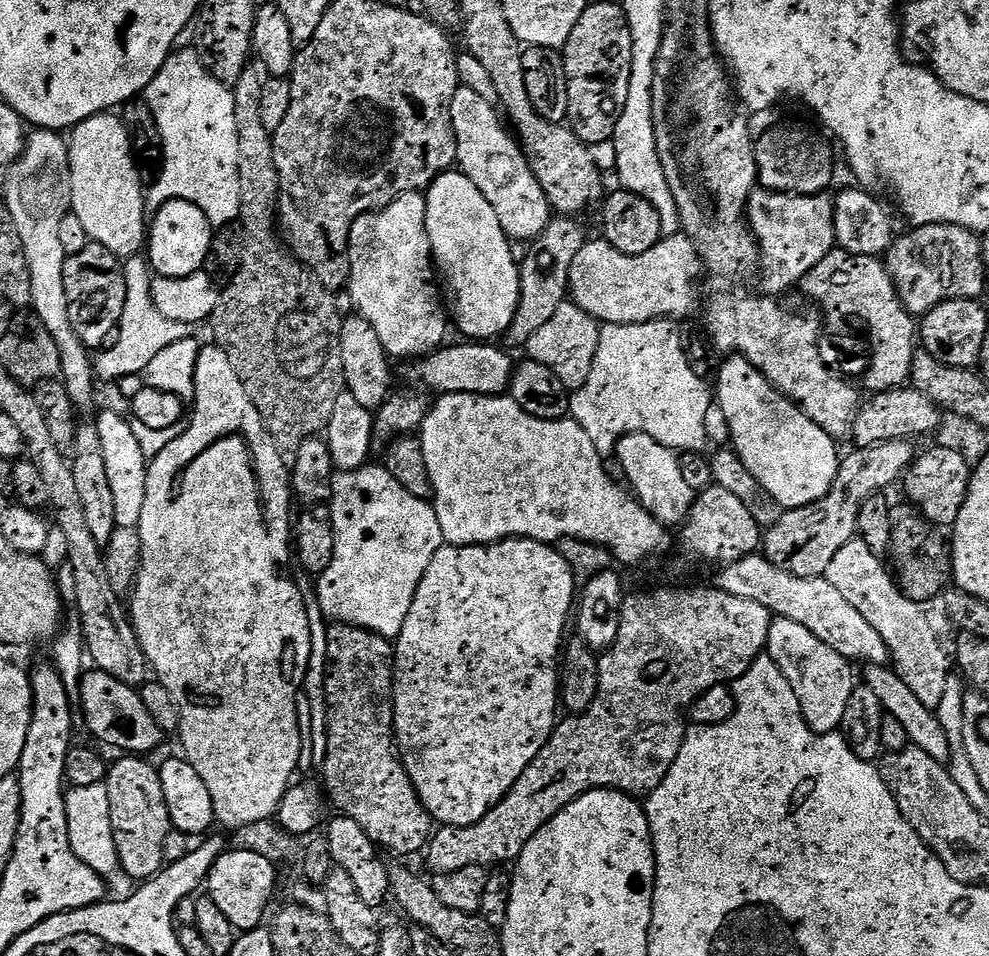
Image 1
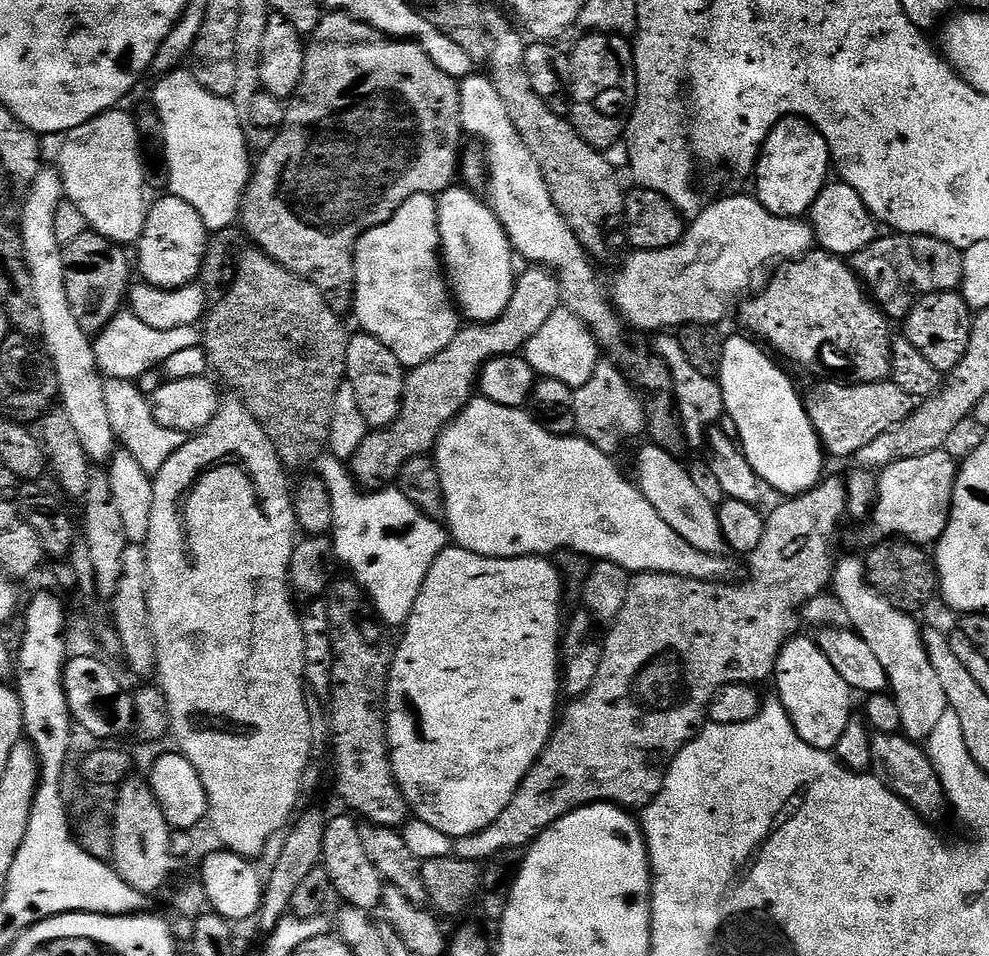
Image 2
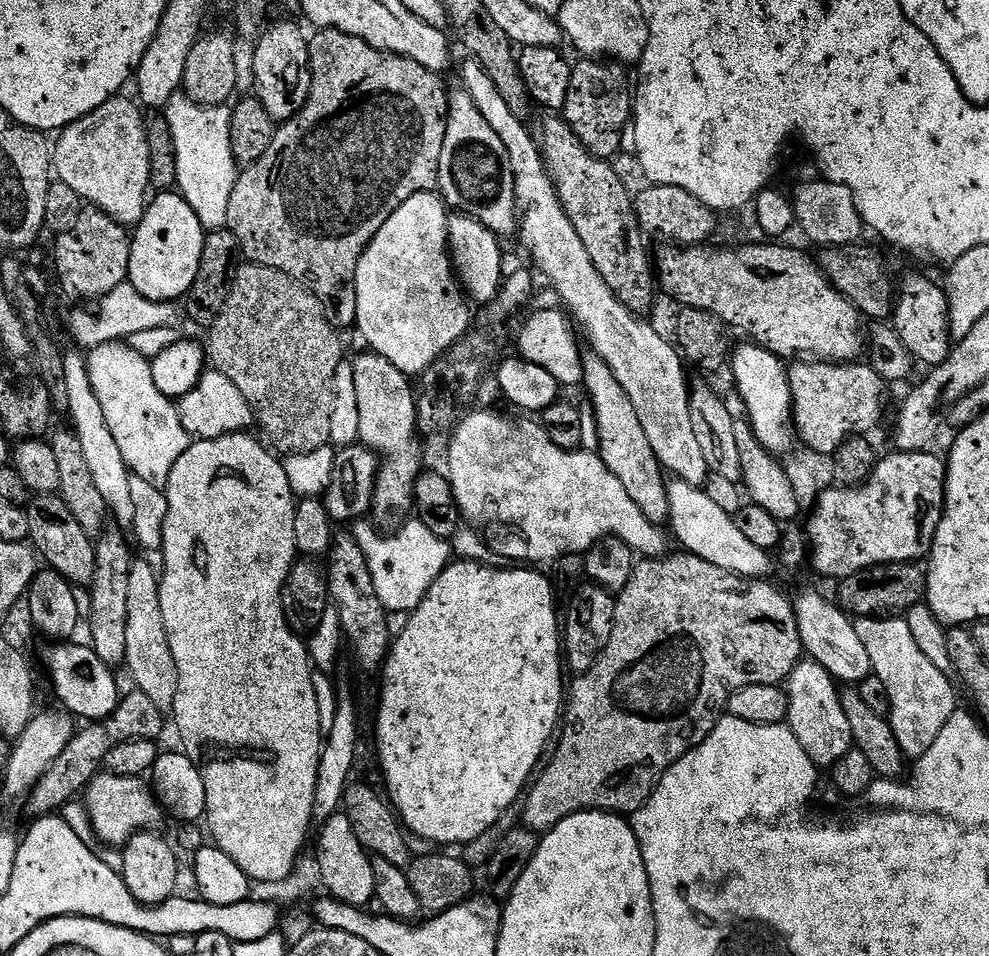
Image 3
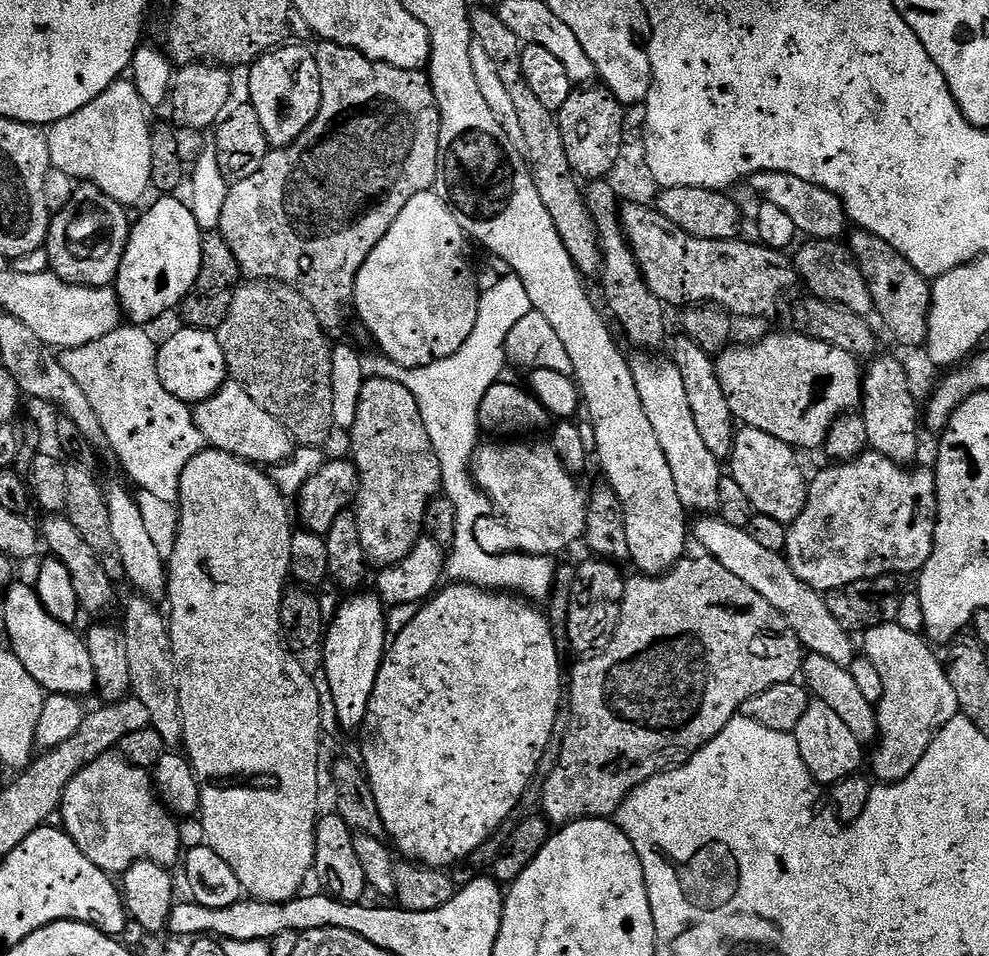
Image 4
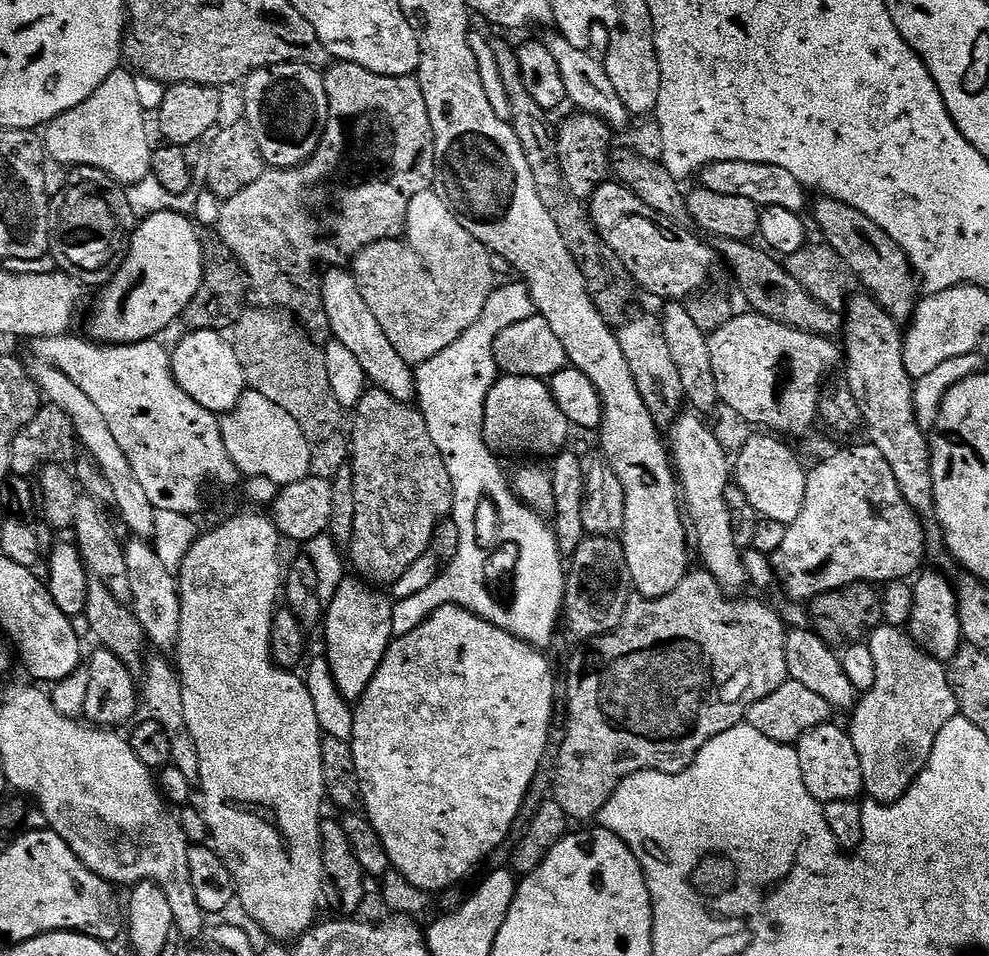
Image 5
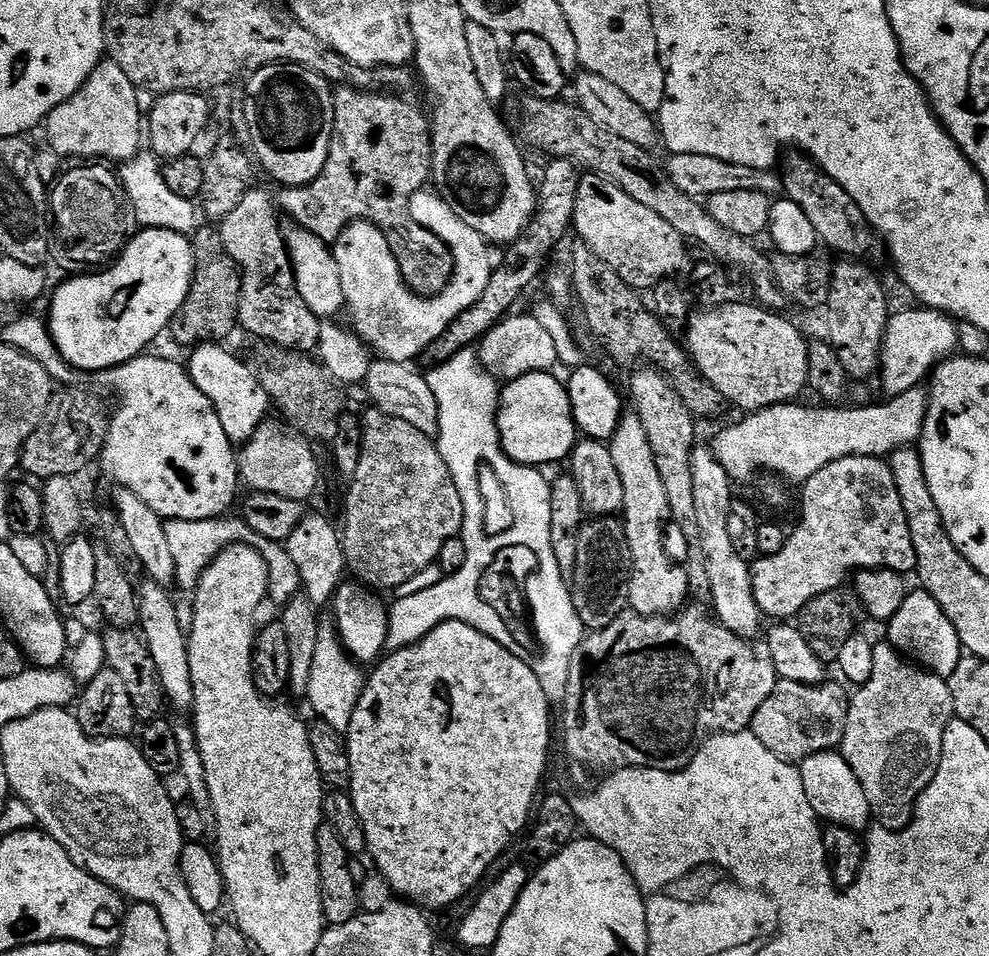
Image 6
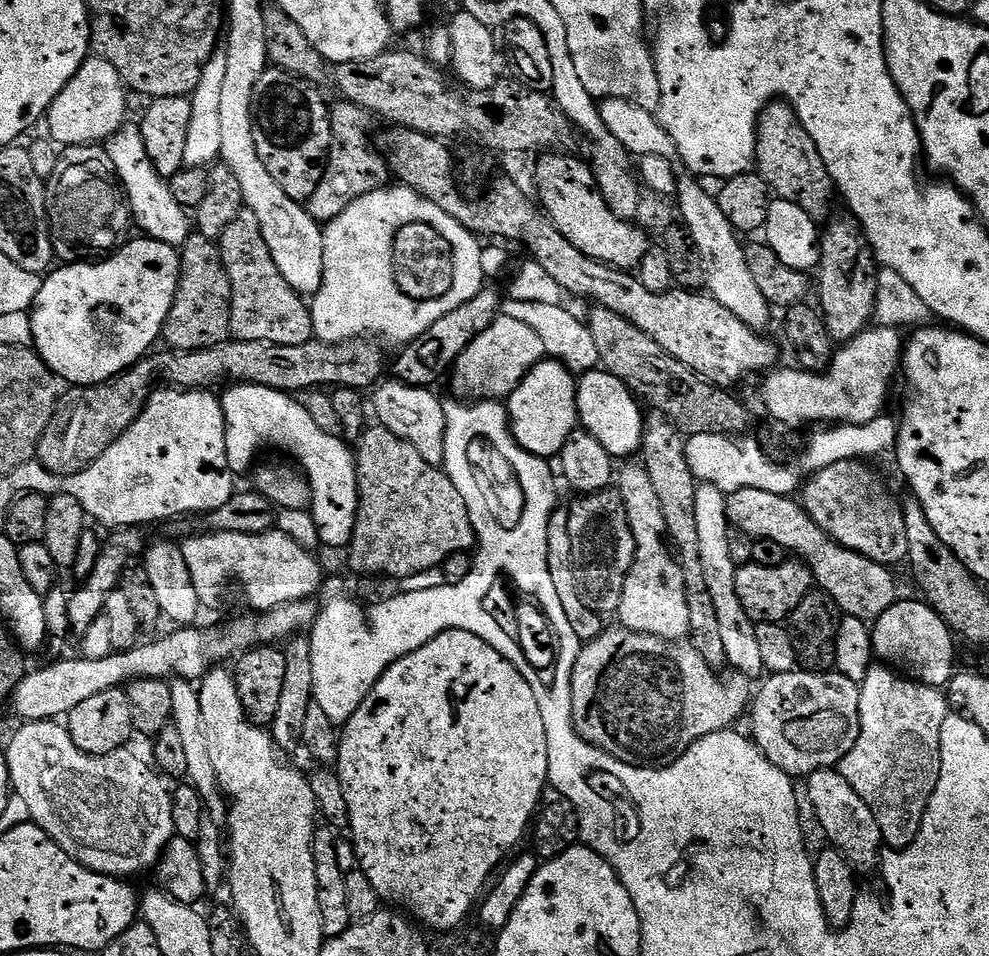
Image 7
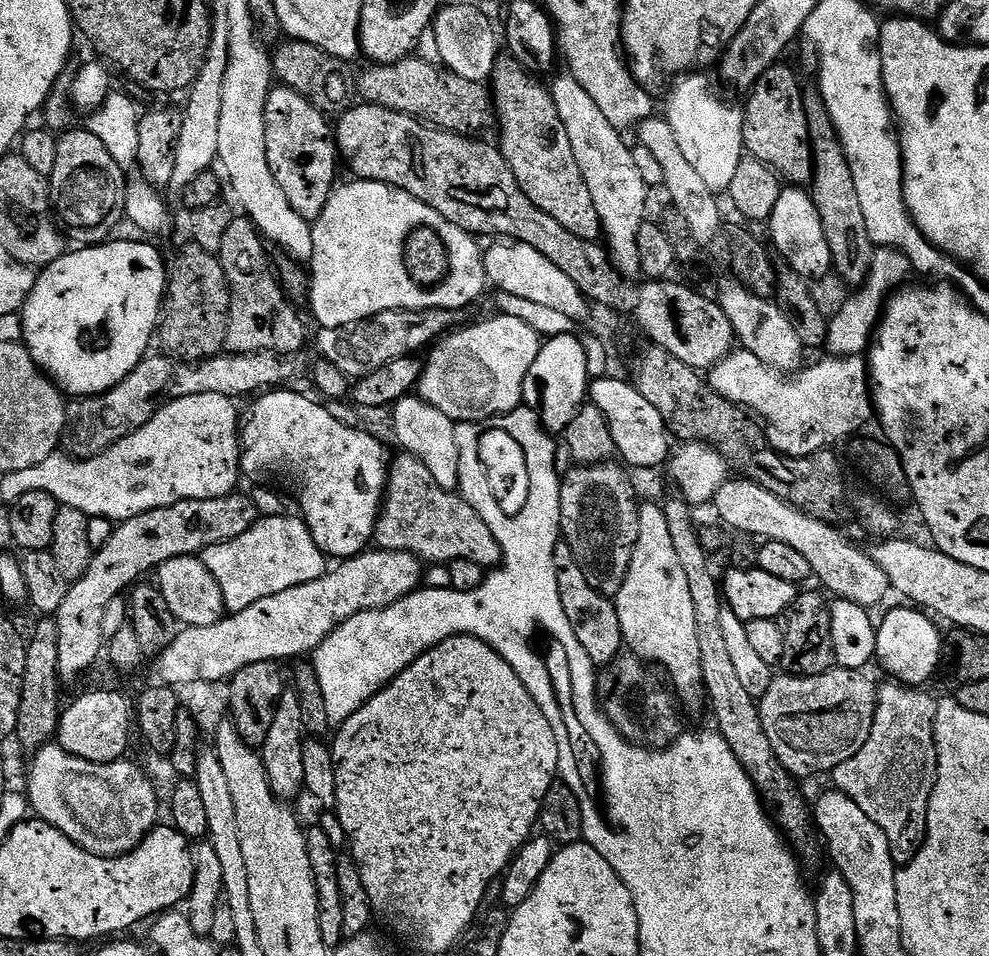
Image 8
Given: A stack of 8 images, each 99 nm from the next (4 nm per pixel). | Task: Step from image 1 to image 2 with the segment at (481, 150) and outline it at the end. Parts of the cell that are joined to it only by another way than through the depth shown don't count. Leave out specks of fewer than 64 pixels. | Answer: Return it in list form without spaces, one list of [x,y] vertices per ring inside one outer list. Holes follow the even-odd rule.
[[[484,74],[466,76],[459,81],[459,86],[460,127],[467,135],[469,132],[474,139],[481,140],[476,142],[482,145],[488,166],[486,192],[487,195],[492,195],[490,207],[506,230],[515,255],[525,256],[533,265],[553,269],[560,279],[563,307],[582,318],[601,349],[618,347],[624,340],[625,321],[617,312],[605,285],[604,288],[600,285],[600,280],[596,277],[597,265],[578,242],[574,230],[570,230],[566,218],[562,218],[558,206],[554,206],[554,198],[550,198],[542,170],[538,162],[534,162],[534,154],[526,150],[522,134],[514,130],[514,122],[510,122],[510,114],[506,114],[506,106],[502,103],[498,90],[494,90],[491,79]]]

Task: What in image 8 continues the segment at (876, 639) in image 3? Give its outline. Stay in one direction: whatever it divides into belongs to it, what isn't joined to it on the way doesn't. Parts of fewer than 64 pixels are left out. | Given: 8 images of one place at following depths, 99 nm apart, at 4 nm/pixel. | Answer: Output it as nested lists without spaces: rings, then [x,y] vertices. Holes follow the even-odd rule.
[[[888,682],[876,693],[876,713],[874,726],[870,730],[870,738],[866,738],[866,746],[850,758],[850,762],[842,762],[830,774],[835,791],[846,794],[858,802],[858,807],[873,822],[882,826],[882,834],[886,834],[886,842],[890,842],[890,854],[898,866],[909,864],[922,850],[924,839],[928,833],[928,811],[930,798],[934,794],[934,786],[938,778],[938,750],[934,722],[936,721],[937,701],[932,700],[928,690],[919,687],[905,687],[900,683]]]

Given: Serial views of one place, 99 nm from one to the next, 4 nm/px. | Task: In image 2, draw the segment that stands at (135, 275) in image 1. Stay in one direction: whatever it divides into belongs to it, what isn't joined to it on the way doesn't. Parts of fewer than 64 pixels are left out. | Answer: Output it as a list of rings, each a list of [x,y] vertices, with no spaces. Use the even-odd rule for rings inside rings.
[[[122,310],[95,337],[93,348],[95,360],[107,379],[135,381],[164,365],[172,355],[200,346],[201,342],[201,329],[195,325],[175,327],[174,330],[168,331],[156,330],[147,326],[146,322],[142,322],[130,310]]]

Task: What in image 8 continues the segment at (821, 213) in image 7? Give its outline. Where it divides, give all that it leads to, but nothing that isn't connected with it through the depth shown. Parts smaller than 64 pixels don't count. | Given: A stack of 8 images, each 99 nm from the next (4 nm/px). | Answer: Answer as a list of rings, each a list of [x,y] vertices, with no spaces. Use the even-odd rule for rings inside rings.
[[[777,62],[767,68],[762,78],[747,93],[748,105],[743,105],[744,151],[749,157],[761,160],[788,186],[808,186],[812,182],[812,139],[808,129],[808,111],[804,109],[805,93],[800,93],[800,80],[784,65]]]

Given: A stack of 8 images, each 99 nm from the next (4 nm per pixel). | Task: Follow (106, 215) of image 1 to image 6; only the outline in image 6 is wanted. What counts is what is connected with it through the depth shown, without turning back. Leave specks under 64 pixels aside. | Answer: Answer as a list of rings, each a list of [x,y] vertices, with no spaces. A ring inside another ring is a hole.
[[[107,58],[86,78],[86,82],[77,92],[62,106],[52,111],[46,121],[48,128],[47,147],[58,153],[62,158],[68,156],[81,156],[84,162],[112,162],[108,160],[120,160],[127,162],[133,160],[142,148],[142,115],[138,110],[137,88],[126,74],[122,74],[122,66],[118,66],[113,60]]]

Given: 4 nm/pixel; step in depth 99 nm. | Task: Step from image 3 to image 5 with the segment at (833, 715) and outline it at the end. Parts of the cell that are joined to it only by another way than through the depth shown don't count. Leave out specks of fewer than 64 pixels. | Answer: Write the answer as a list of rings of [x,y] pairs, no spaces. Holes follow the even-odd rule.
[[[836,722],[810,730],[796,741],[794,747],[798,754],[798,766],[802,766],[802,782],[806,782],[806,790],[810,790],[815,800],[829,804],[835,800],[859,801],[865,795],[858,750],[854,750],[851,735],[845,729],[843,732]]]

